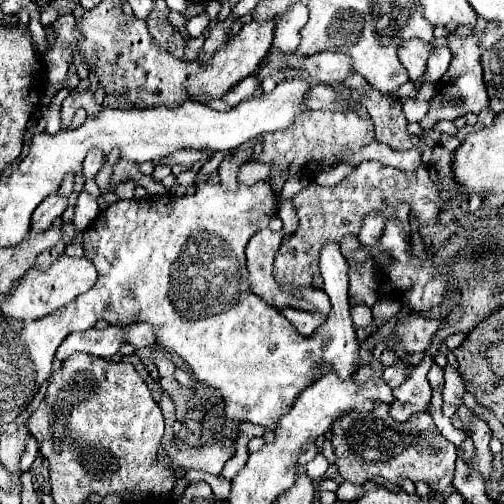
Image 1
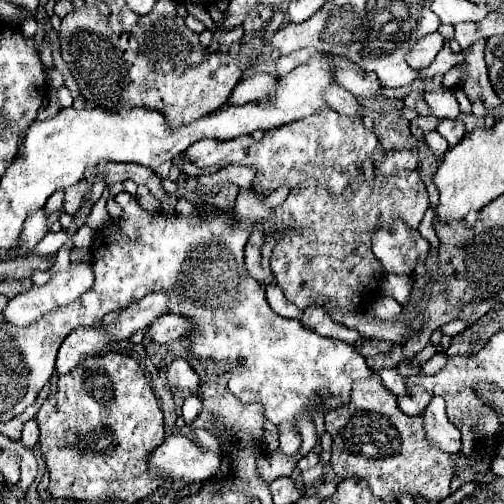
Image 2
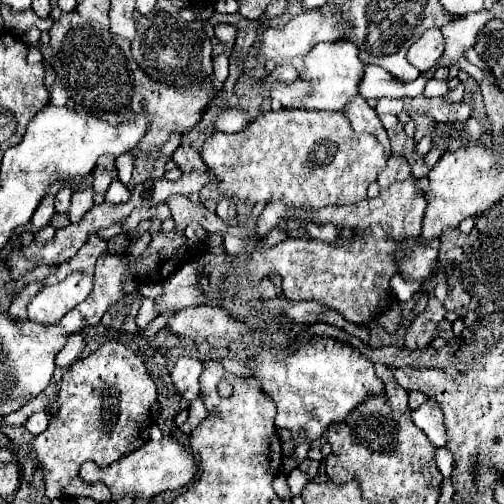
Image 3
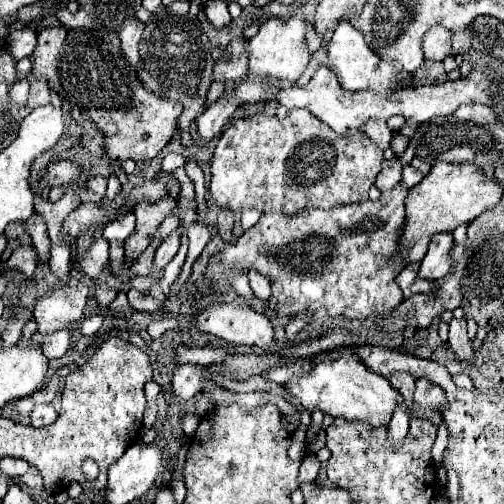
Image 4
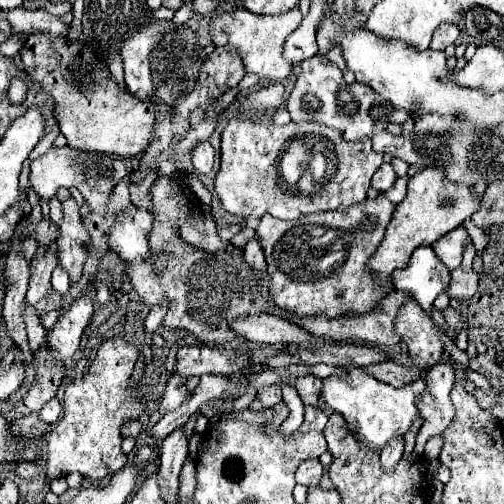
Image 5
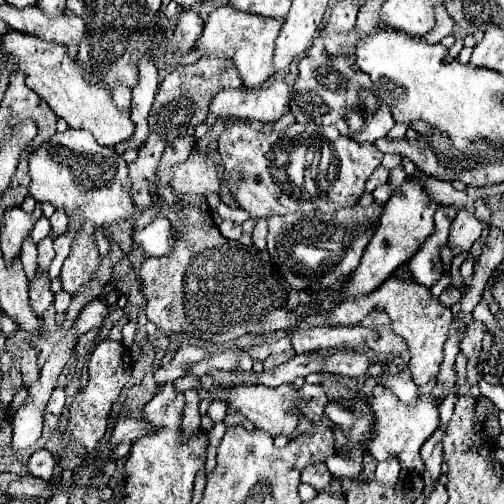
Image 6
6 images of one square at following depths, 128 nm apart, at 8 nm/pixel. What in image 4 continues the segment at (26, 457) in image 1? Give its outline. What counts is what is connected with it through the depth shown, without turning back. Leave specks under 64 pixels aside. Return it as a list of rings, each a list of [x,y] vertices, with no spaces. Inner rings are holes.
[[[42,404],[42,406],[36,406],[32,412],[30,412],[30,420],[32,420],[32,426],[34,428],[44,428],[48,424],[52,424],[56,420],[56,410],[52,404]]]

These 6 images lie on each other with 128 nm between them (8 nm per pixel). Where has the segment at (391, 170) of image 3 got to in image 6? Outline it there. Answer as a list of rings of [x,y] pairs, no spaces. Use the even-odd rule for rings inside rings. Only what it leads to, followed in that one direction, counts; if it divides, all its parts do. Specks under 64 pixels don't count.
[[[378,166],[374,172],[372,172],[372,176],[368,178],[368,182],[366,182],[366,192],[372,192],[378,184],[384,184],[388,180],[388,170],[384,168],[384,166]]]

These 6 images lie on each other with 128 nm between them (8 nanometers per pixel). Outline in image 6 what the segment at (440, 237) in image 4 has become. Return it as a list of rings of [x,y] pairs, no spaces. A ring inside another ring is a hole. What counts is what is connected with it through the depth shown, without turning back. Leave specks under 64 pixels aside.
[[[460,210],[452,222],[452,228],[450,228],[450,240],[448,240],[448,246],[454,250],[454,256],[462,254],[462,252],[468,252],[472,248],[472,244],[480,238],[484,230],[484,224],[468,214],[466,210]]]

